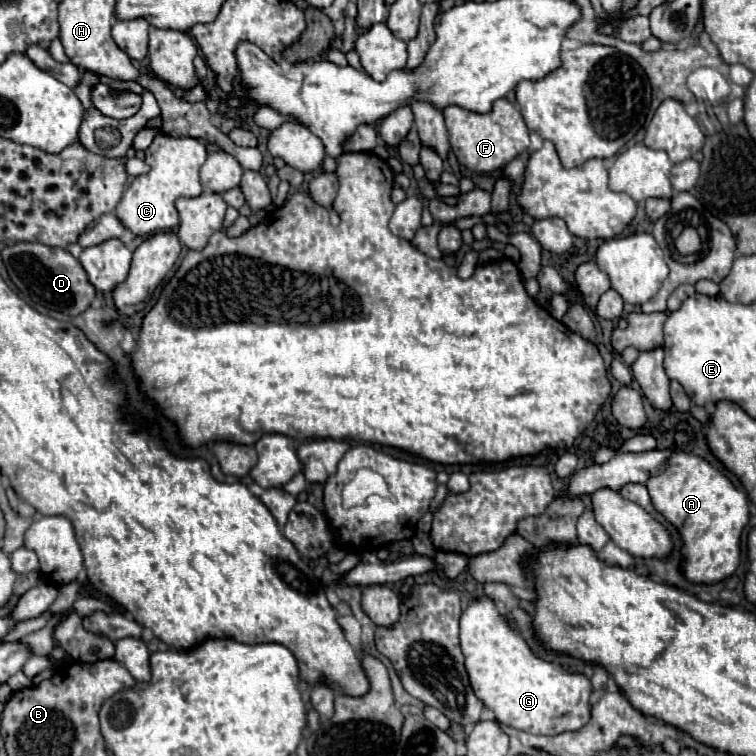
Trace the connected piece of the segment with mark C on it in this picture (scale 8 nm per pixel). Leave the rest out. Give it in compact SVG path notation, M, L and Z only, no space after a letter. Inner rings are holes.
M157 134L151 146L145 150L145 164L149 166L147 174L137 176L123 198L115 208L115 216L123 222L127 230L135 236L147 236L161 230L171 230L179 222L179 214L175 210L175 200L179 196L193 198L201 194L199 168L207 160L205 142L199 138L169 138L167 134Z

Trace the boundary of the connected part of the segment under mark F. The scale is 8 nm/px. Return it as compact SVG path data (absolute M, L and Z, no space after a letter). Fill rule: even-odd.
M505 98L497 100L489 114L477 114L459 106L447 106L443 110L443 116L449 130L453 154L463 166L467 166L473 172L501 170L513 158L523 156L529 150L529 130L521 118L521 112L515 104L507 102Z

